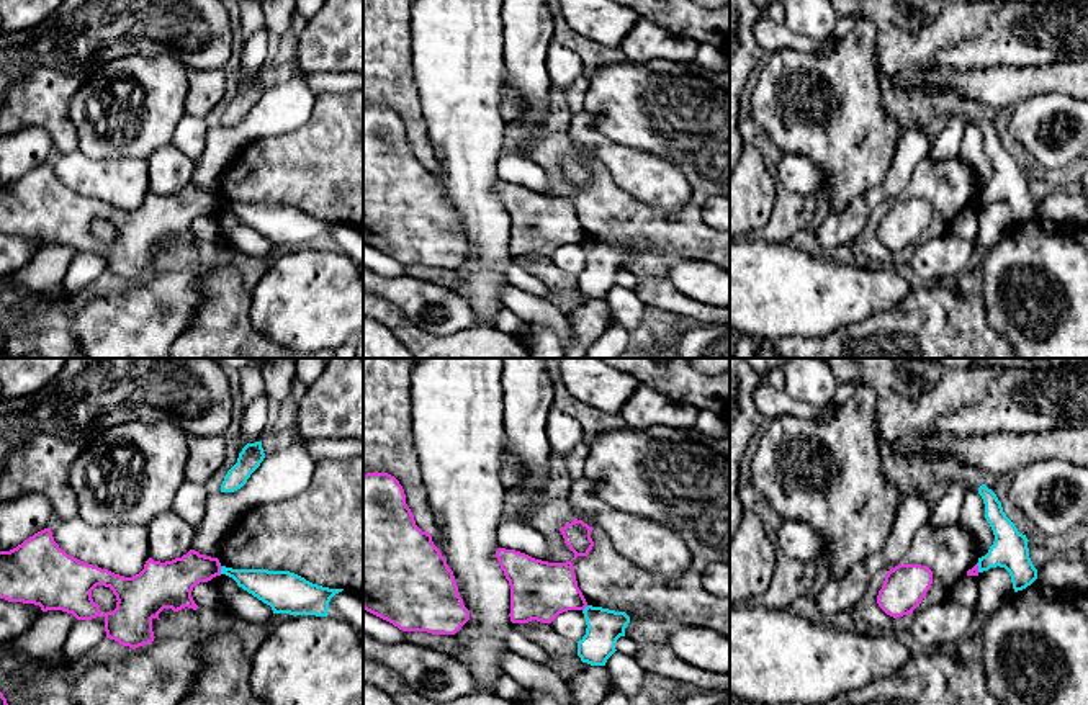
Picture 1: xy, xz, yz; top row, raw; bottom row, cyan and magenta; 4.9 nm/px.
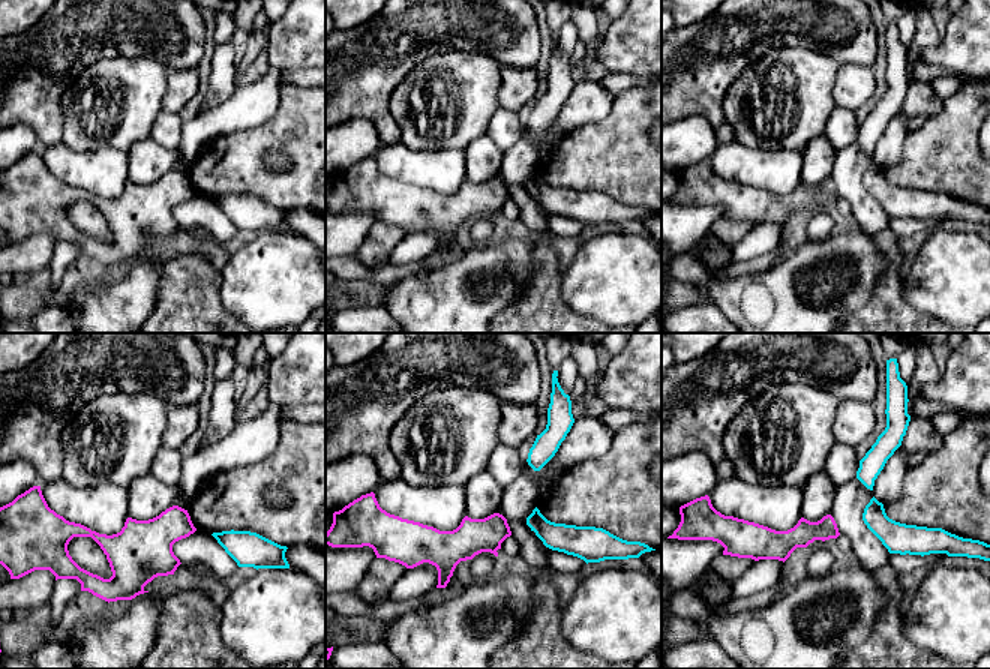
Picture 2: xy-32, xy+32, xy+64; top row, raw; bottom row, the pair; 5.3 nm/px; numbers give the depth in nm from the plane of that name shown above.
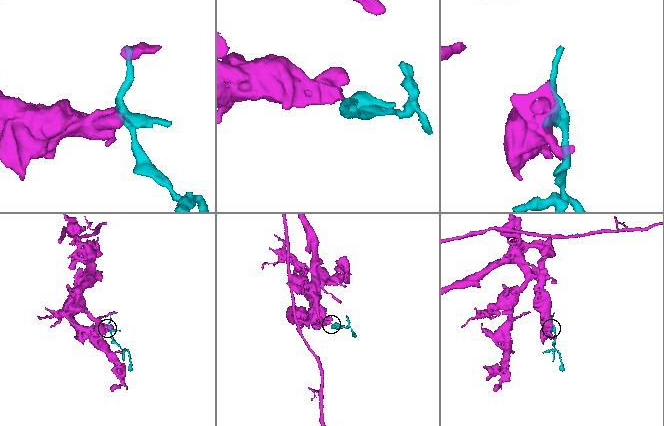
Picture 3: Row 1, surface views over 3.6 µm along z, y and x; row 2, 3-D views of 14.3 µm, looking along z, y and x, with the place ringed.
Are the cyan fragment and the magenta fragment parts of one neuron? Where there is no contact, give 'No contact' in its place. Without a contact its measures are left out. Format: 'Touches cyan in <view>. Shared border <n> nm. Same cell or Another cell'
Touches cyan in xy. Shared border 60 nm. Another cell

